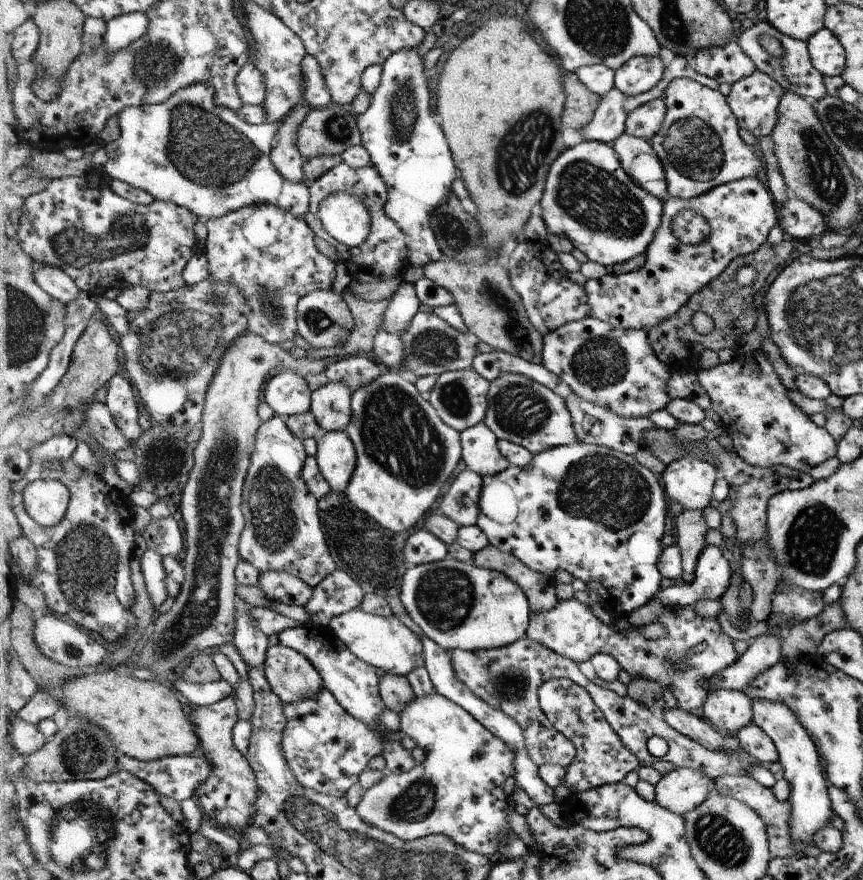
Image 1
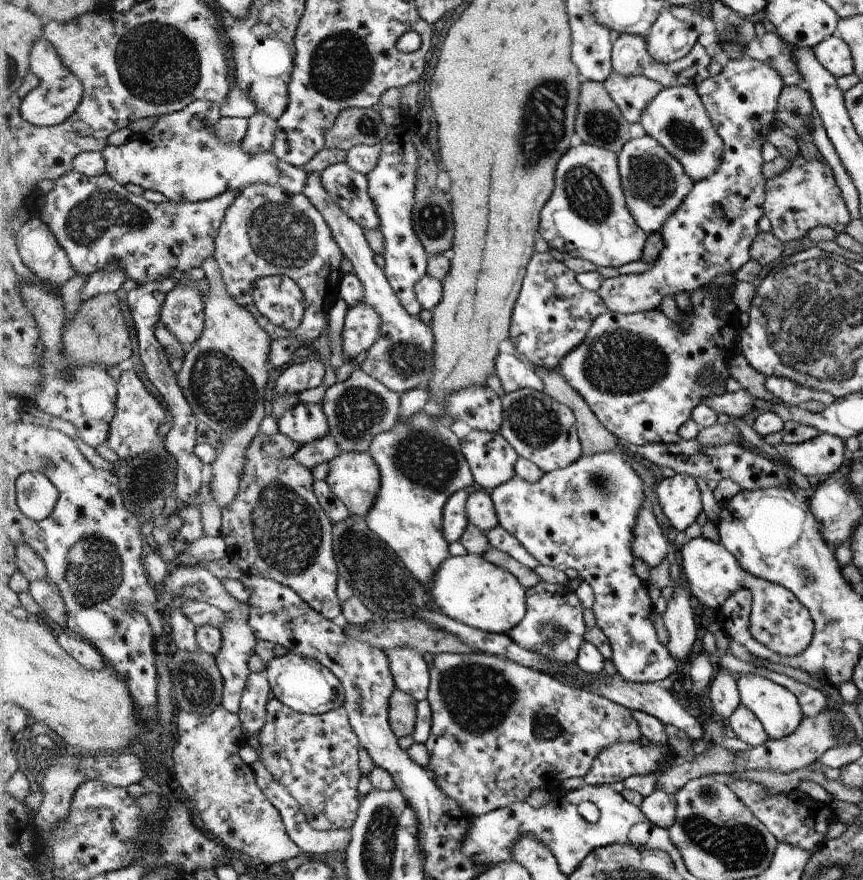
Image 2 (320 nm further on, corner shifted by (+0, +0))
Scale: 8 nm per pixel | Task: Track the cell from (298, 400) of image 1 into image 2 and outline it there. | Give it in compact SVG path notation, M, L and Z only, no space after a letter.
M297 404L277 420L279 432L299 447L323 439L329 434L329 426L321 406Z

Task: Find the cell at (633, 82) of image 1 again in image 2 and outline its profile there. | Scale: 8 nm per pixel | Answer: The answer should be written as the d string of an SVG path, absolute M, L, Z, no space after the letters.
M666 4L650 32L646 34L647 49L658 62L668 64L680 60L692 50L698 37L708 28L709 20L702 17L696 8Z

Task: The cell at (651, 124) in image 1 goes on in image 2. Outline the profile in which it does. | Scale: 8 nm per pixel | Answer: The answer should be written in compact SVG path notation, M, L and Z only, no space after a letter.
M612 70L603 82L611 97L618 103L625 119L634 124L639 122L645 106L662 89L663 86L647 76L624 76Z

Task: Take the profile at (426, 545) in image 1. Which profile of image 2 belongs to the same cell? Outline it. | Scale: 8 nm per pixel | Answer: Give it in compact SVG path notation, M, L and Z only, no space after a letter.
M457 490L443 509L443 535L449 544L459 540L469 523L466 514L469 496L470 490Z

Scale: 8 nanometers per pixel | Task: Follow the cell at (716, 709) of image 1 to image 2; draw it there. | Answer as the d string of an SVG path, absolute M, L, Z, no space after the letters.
M726 670L715 672L706 697L718 717L728 718L741 704L736 676Z

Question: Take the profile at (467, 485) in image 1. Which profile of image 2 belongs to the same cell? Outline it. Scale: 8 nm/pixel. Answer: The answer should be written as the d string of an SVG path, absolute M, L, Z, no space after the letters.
M480 488L470 489L466 514L469 522L485 533L500 524L490 492Z

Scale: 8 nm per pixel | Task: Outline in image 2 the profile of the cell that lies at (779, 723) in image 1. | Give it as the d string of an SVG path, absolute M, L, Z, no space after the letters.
M741 674L736 676L736 682L741 704L760 719L770 739L788 737L802 724L804 716L799 700L787 688L757 674Z

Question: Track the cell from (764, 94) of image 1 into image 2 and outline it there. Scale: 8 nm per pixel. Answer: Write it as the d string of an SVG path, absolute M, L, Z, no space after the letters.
M745 56L744 59L729 61L719 74L709 76L697 88L697 92L724 142L722 165L711 176L703 178L702 181L695 181L696 190L692 190L692 194L688 193L678 210L667 218L660 231L664 248L649 271L637 275L620 274L618 277L603 280L602 286L596 292L607 302L609 310L615 313L629 315L658 309L666 294L674 296L677 292L695 293L719 275L735 274L751 259L751 249L758 236L758 220L765 215L765 212L762 212L762 204L765 204L762 170L765 162L762 148L769 142L770 134L778 126L776 113L778 100L783 92L783 80L770 64Z

